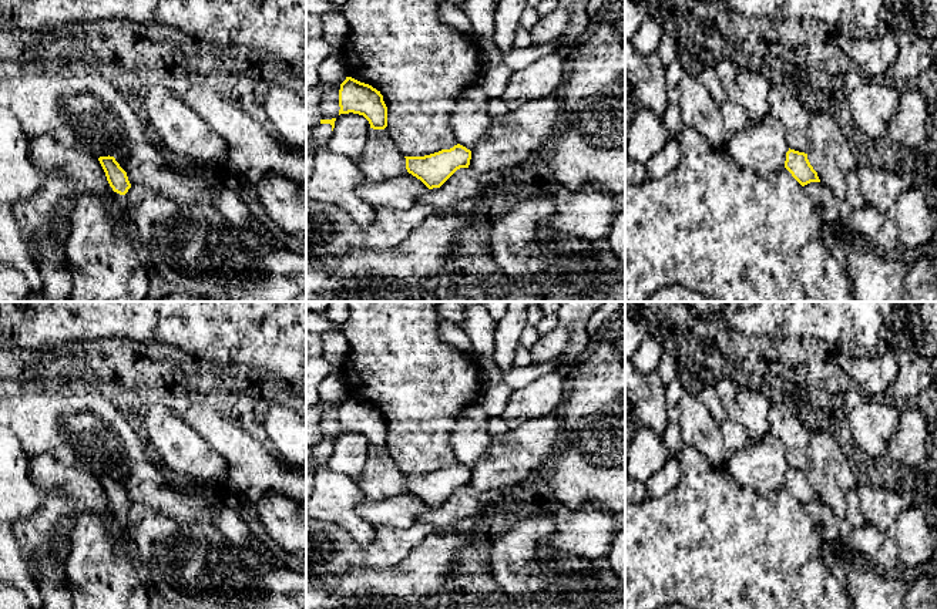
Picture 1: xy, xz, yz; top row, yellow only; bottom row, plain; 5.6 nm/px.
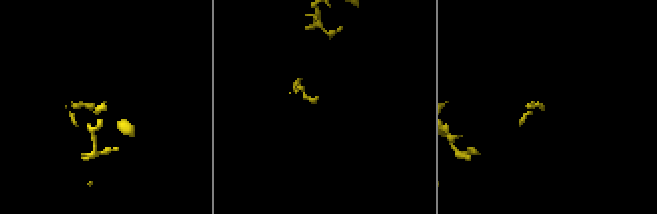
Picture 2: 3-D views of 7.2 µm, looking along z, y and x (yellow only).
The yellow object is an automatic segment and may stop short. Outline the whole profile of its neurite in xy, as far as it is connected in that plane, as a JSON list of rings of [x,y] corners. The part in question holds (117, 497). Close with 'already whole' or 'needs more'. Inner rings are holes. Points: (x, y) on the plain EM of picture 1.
[[[100,475],[98,480],[112,509],[125,514],[131,507],[127,491],[120,485],[114,475]]] | already whole

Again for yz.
[[[790,468],[786,471],[785,487],[802,504],[810,501],[820,501],[817,491],[813,488],[807,478],[807,472]]] | already whole

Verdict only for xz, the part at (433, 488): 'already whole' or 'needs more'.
already whole

